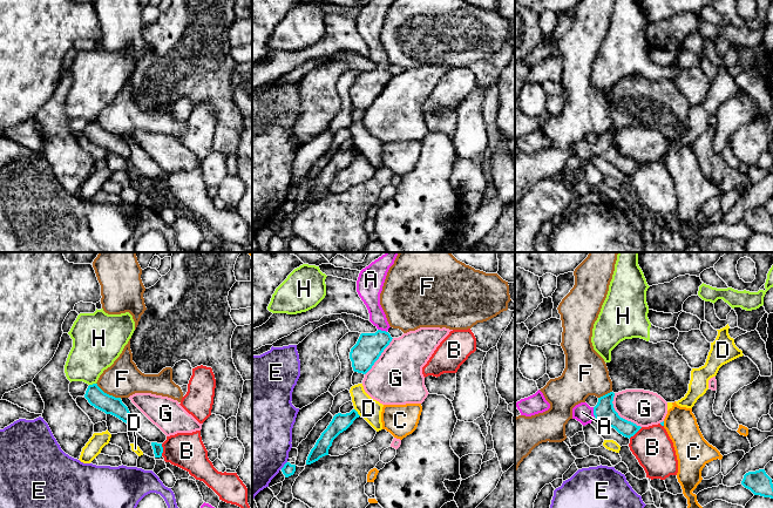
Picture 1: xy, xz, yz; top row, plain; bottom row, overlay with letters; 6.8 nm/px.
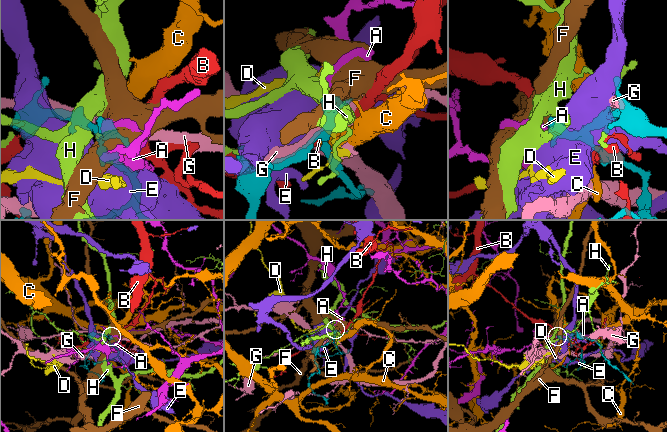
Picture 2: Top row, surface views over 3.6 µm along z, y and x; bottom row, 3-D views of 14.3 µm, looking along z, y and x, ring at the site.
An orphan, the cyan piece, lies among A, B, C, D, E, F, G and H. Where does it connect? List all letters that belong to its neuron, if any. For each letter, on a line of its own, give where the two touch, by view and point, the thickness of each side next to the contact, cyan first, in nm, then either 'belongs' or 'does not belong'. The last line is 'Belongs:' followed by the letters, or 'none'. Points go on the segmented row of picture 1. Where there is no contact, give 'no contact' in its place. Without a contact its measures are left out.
A: contact yz (594, 412); calibres 140 and 130 nm; belongs
B: contact xy (162, 449); calibres 70 and 260 nm; does not belong
C: contact yz (663, 424); calibres 20 and 220 nm; does not belong
D: contact xz (357, 412); calibres 120 and 150 nm; does not belong
E: contact xz (284, 465); calibres 90 and 480 nm; does not belong
F: contact xy (108, 394); calibres 130 and 240 nm; does not belong
G: contact yz (618, 415); calibres 140 and 240 nm; does not belong
H: contact xy (93, 384); calibres 130 and 320 nm; does not belong
Belongs: A

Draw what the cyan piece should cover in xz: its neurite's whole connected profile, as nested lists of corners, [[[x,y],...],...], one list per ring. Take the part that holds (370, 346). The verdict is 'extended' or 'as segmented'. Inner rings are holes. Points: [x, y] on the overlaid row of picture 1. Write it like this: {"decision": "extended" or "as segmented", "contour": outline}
{"decision": "extended", "contour": [[[386,252],[359,273],[357,292],[368,310],[369,321],[378,331],[361,333],[351,348],[350,359],[354,372],[366,374],[393,339],[387,332],[391,326],[380,305],[380,293],[398,253]]]}

